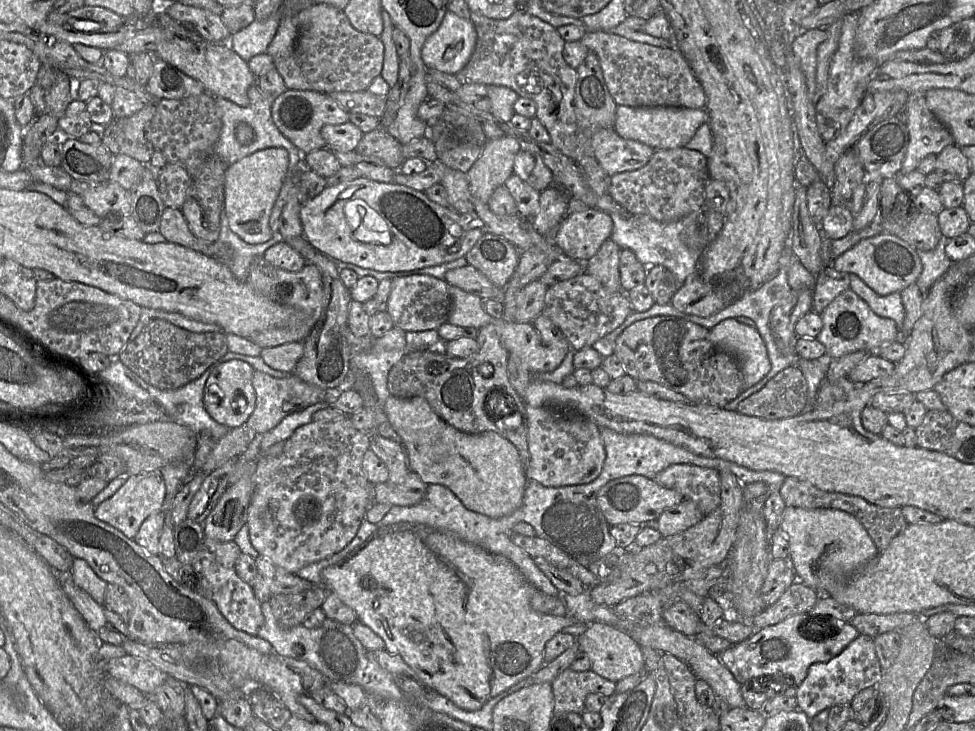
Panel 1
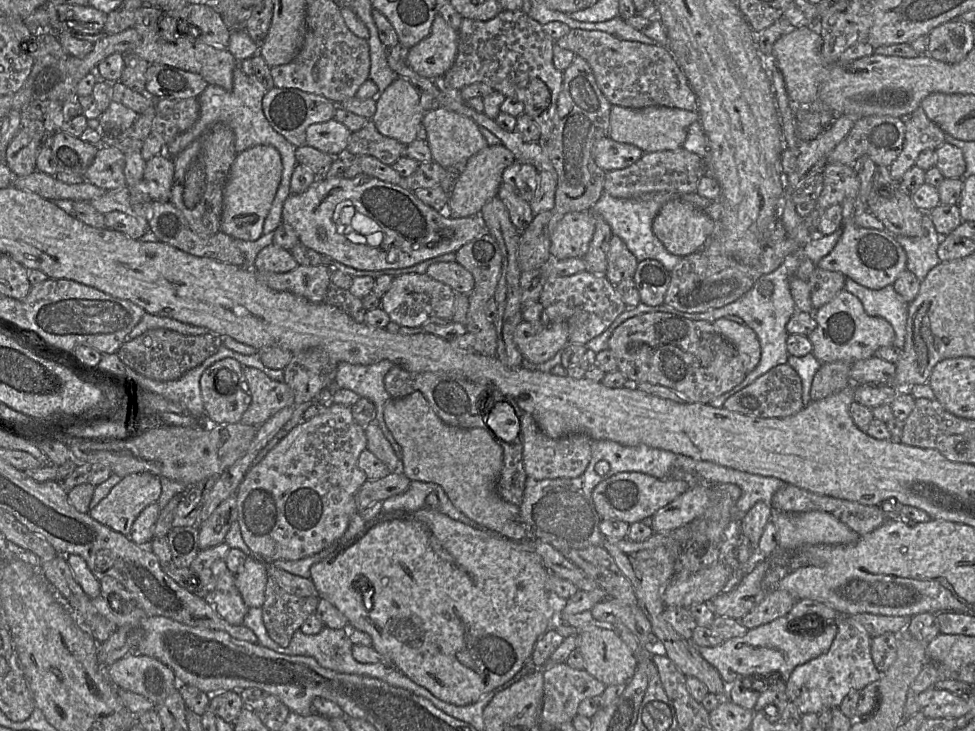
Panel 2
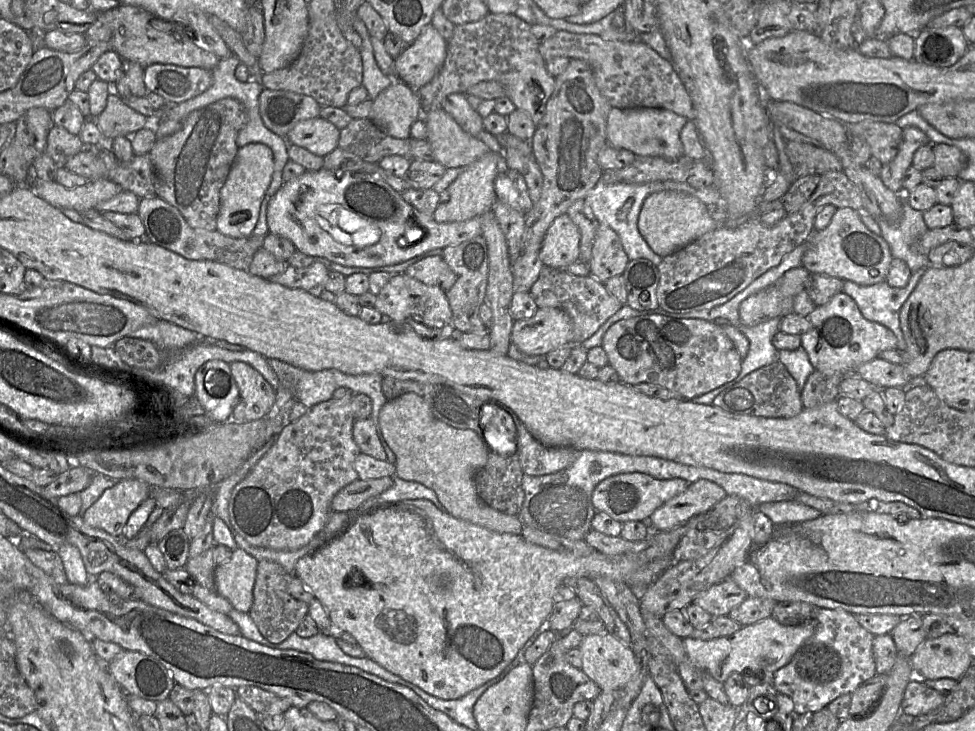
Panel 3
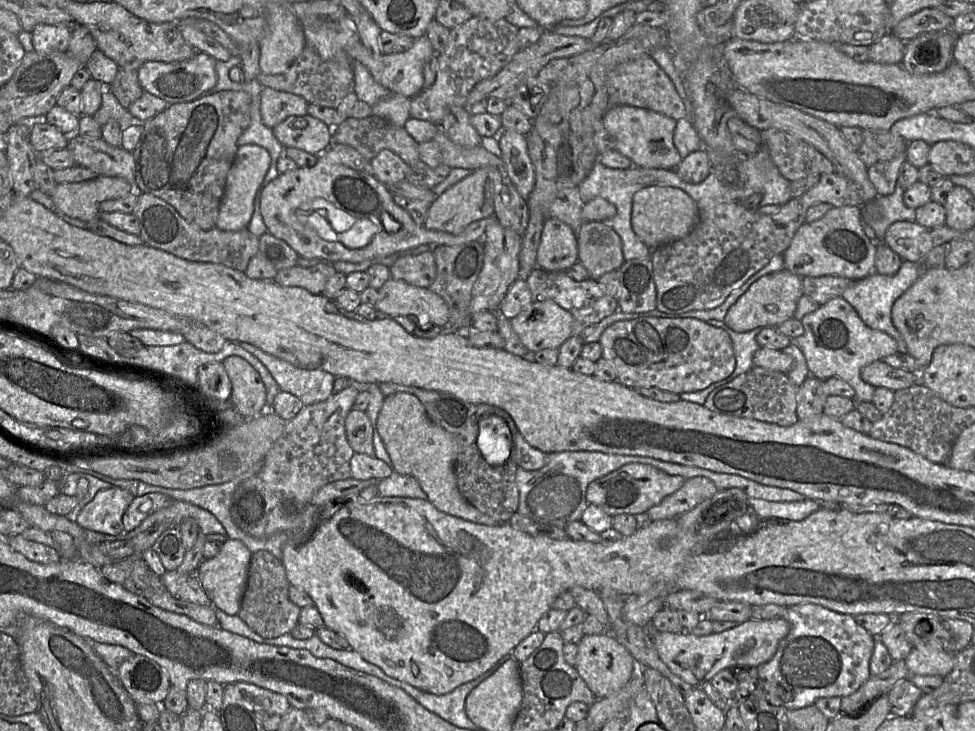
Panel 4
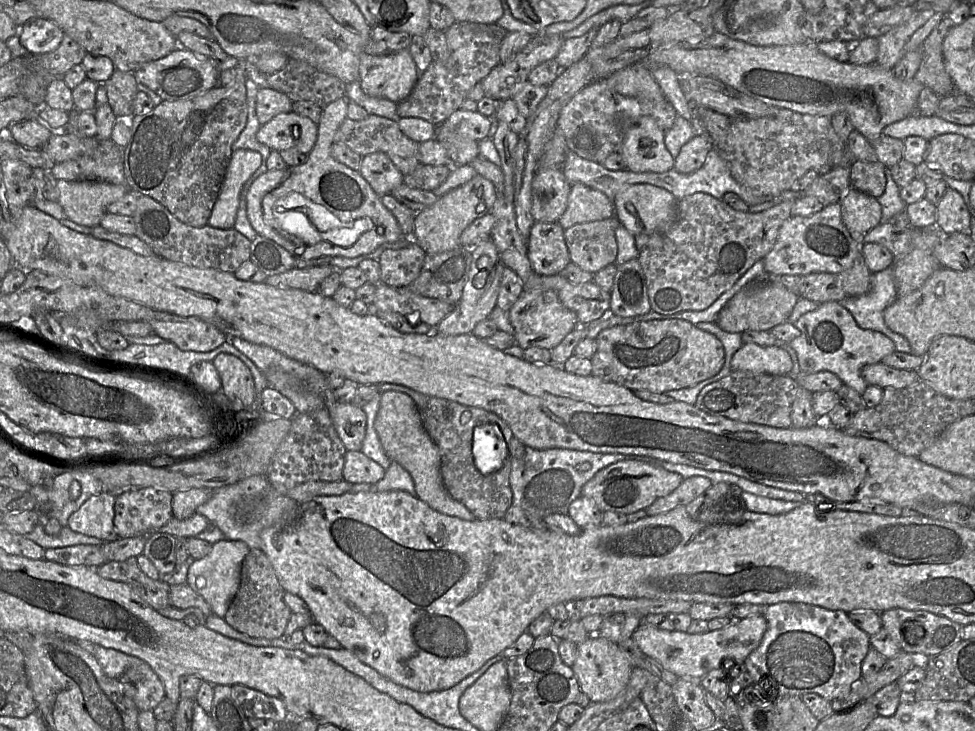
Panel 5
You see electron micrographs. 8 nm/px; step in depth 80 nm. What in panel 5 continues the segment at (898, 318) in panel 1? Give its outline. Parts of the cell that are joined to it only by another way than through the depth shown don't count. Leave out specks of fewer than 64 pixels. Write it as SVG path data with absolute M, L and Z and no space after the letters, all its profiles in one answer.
M889 267L873 273L868 293L846 298L839 303L852 314L860 328L883 333L894 342L897 351L909 354L912 349L907 339L892 331L884 321L884 310L897 298L894 271Z

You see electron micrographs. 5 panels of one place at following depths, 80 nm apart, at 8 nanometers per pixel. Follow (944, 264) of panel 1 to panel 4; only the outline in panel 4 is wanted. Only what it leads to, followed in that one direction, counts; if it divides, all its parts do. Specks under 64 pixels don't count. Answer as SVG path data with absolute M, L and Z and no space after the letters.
M898 182L895 190L888 196L877 196L876 204L880 208L880 219L871 222L875 232L875 239L878 243L883 243L884 236L888 228L895 222L915 222L916 209L910 208L904 203L904 189Z

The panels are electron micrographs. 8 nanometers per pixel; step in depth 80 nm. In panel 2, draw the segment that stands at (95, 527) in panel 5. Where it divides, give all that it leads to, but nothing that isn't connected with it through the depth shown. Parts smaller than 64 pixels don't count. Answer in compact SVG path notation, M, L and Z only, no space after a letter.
M132 473L112 488L89 515L101 524L128 537L139 514L161 495L160 477L150 473Z

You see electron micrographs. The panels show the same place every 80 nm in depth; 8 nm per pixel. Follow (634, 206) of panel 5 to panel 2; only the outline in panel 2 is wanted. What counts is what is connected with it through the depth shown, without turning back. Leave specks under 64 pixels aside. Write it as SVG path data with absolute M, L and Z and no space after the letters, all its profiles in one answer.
M680 200L665 203L652 224L653 233L666 250L680 257L702 249L715 228L716 222L705 212Z

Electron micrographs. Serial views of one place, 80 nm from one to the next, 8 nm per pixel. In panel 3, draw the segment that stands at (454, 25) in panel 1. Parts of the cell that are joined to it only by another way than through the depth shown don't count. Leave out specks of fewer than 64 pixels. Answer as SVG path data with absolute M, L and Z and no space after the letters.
M427 24L418 38L394 59L396 80L417 91L440 72L447 54L448 41L432 24Z

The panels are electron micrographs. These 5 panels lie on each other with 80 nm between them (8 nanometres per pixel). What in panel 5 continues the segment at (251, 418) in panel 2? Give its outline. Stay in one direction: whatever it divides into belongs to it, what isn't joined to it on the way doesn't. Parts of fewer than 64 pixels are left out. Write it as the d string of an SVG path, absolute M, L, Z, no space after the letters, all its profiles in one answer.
M218 354L212 364L221 380L221 390L229 399L234 411L253 409L257 406L257 392L250 369L237 357Z

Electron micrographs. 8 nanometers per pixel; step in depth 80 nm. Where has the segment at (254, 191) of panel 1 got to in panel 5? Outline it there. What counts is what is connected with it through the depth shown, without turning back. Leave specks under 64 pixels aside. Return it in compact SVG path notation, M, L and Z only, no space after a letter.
M239 149L233 152L208 220L209 226L220 229L234 227L241 199L250 186L248 182L261 164L262 156L256 151Z

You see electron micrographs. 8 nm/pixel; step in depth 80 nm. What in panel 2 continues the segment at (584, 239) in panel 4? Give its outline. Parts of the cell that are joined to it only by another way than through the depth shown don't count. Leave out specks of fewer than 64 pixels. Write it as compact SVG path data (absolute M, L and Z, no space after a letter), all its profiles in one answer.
M612 235L607 253L605 278L612 285L616 285L622 280L630 280L635 273L637 264L638 260L628 250L624 242L619 237Z

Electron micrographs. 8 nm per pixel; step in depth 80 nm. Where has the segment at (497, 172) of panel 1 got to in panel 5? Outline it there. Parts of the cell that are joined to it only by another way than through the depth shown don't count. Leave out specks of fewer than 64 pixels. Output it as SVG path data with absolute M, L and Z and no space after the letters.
M477 174L467 183L449 191L431 206L419 212L414 220L412 239L426 254L441 253L460 246L461 233L477 218L491 212L497 197L494 184Z

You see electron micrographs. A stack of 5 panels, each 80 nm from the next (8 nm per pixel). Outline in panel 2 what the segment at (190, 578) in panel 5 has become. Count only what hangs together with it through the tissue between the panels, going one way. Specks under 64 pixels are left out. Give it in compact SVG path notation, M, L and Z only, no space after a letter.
M247 556L244 564L235 574L235 585L249 608L262 607L266 584L266 564Z

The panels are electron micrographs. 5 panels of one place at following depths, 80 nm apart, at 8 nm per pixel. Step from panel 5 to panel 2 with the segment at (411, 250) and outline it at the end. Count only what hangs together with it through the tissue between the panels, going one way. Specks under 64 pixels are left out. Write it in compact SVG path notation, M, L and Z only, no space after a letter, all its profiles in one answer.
M438 262L430 265L426 274L451 287L454 292L469 295L474 288L472 274L456 262Z

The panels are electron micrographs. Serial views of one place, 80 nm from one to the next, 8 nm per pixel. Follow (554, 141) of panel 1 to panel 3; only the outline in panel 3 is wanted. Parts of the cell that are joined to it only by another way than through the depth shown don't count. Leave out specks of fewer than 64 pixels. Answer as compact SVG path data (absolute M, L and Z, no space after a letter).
M489 13L481 20L455 25L448 40L447 54L440 69L440 88L434 100L434 107L440 107L443 99L452 93L465 93L466 90L481 81L501 83L508 97L517 109L528 114L537 125L544 116L546 104L554 90L555 77L546 70L546 61L539 52L540 42L531 33L532 25L515 14Z

